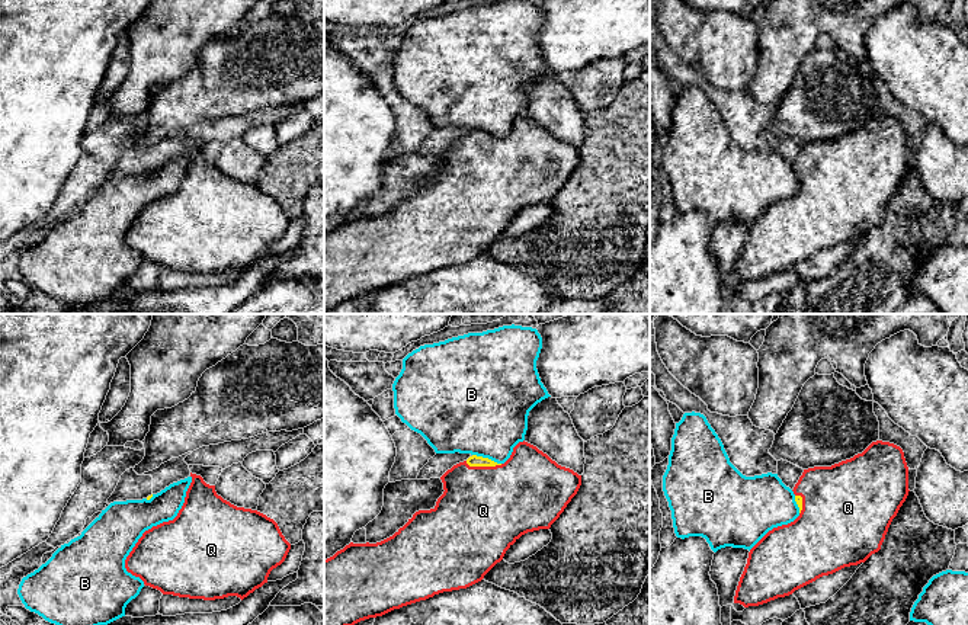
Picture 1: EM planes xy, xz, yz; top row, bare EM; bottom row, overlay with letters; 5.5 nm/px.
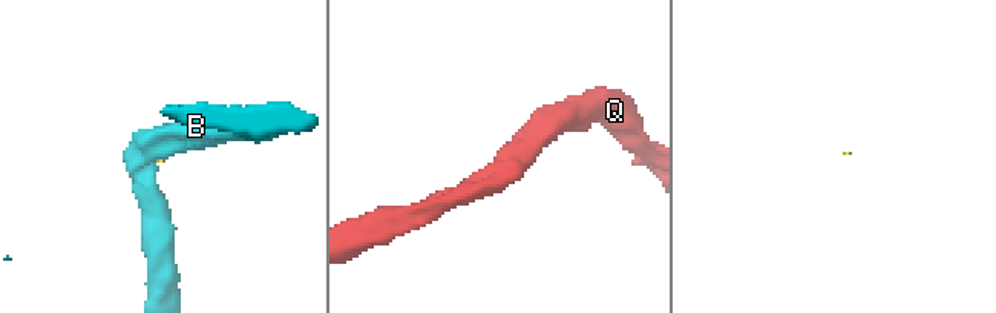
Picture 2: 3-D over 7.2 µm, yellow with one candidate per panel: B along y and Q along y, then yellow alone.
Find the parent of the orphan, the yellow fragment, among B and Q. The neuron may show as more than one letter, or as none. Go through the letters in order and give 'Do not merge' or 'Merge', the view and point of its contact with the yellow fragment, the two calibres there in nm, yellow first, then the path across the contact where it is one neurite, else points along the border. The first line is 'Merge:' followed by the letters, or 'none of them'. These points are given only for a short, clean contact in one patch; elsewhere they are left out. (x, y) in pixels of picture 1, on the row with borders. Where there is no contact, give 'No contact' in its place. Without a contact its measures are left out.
Merge: Q
B: Do not merge. Touches yellow at xz (487, 458). Thickness 60 nm (yellow) against 480 nm. Boundary: xz (473, 454), (487, 457), (500, 464)
Q: Merge. Touches yellow at xz (484, 465). Thickness 60 nm (yellow) against 480 nm

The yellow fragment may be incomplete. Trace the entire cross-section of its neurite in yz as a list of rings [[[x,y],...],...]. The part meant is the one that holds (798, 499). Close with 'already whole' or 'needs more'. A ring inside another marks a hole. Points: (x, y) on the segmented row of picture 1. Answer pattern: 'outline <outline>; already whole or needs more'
outline [[[876,440],[862,453],[831,467],[804,469],[794,487],[799,516],[769,531],[749,552],[734,603],[759,606],[881,549],[888,528],[908,496],[908,467],[900,446]]]; needs more

